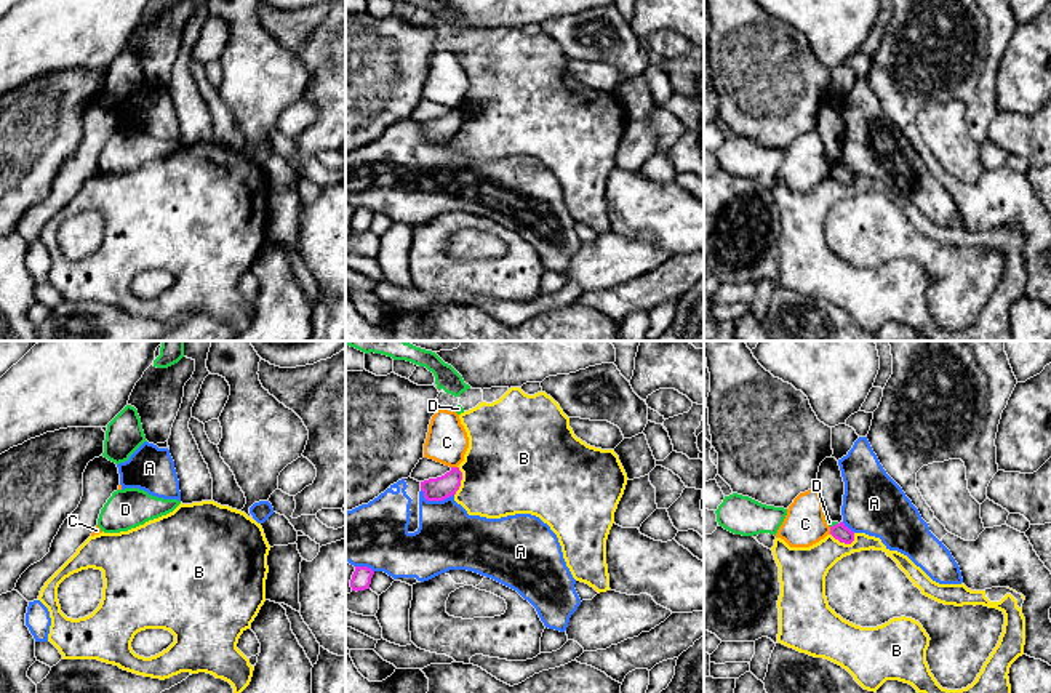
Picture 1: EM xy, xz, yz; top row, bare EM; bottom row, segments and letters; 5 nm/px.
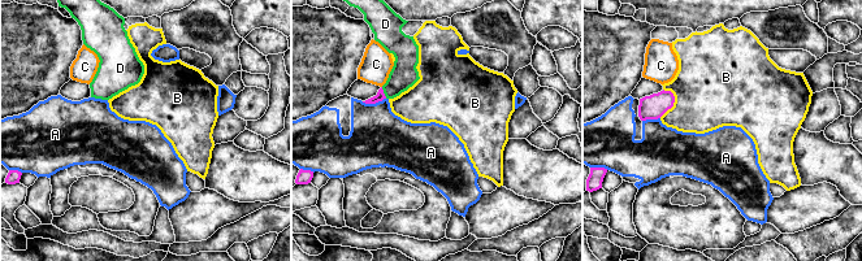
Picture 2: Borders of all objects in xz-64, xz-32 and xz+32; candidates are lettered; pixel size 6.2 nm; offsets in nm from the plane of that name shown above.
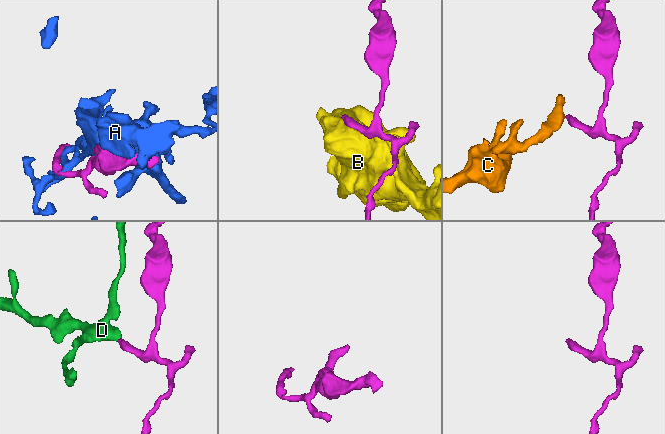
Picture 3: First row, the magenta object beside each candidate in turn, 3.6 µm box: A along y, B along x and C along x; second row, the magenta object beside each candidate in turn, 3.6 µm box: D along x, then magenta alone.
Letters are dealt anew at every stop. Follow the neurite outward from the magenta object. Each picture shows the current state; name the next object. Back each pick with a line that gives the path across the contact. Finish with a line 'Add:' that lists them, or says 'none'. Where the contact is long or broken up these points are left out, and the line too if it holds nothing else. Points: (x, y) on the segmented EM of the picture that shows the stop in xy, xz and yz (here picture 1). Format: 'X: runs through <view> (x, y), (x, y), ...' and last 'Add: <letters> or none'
Add: none

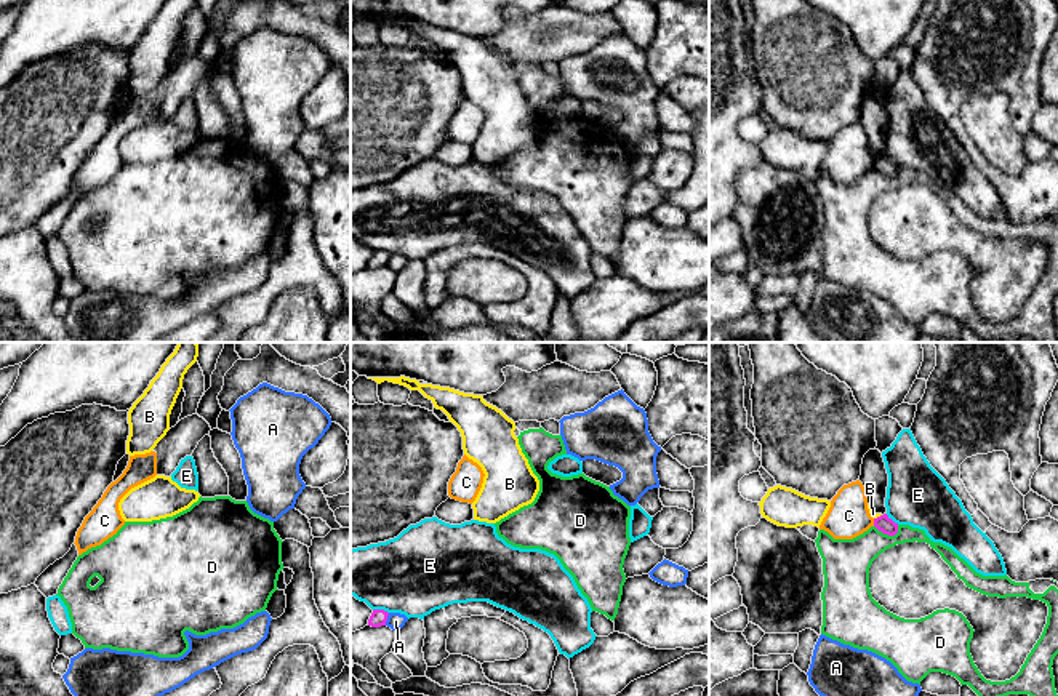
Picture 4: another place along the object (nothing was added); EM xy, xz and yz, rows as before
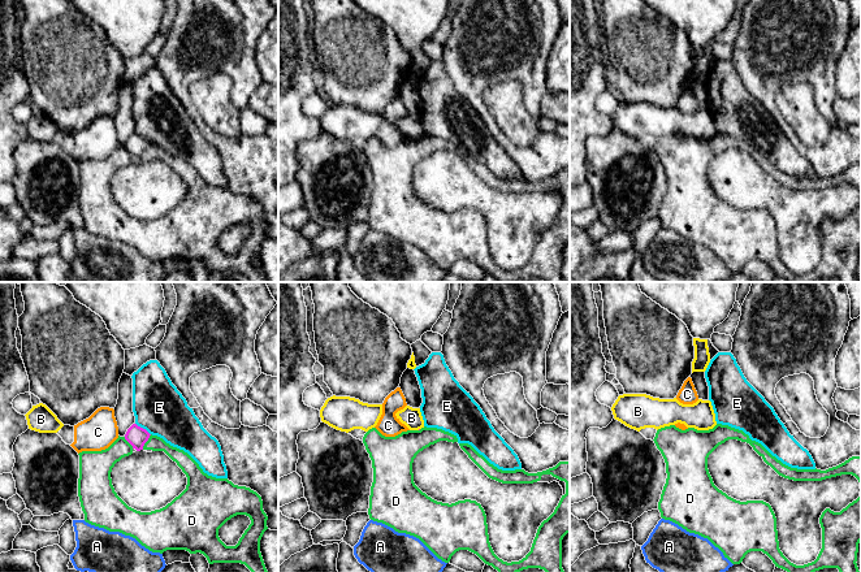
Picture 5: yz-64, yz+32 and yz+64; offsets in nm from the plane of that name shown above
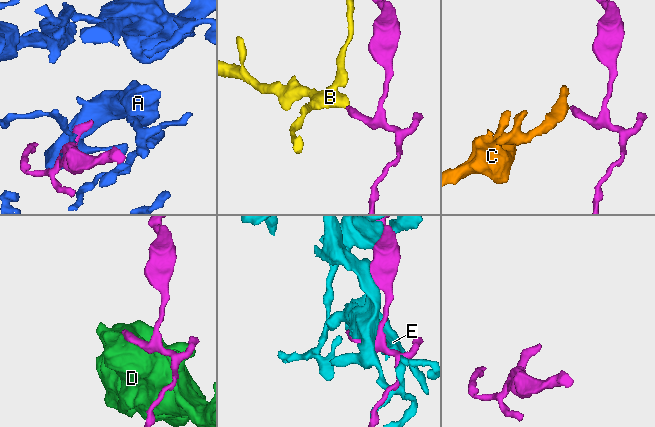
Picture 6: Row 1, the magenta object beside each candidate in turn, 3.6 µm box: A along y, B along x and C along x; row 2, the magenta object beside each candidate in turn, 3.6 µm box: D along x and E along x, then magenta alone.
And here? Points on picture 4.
Add: none

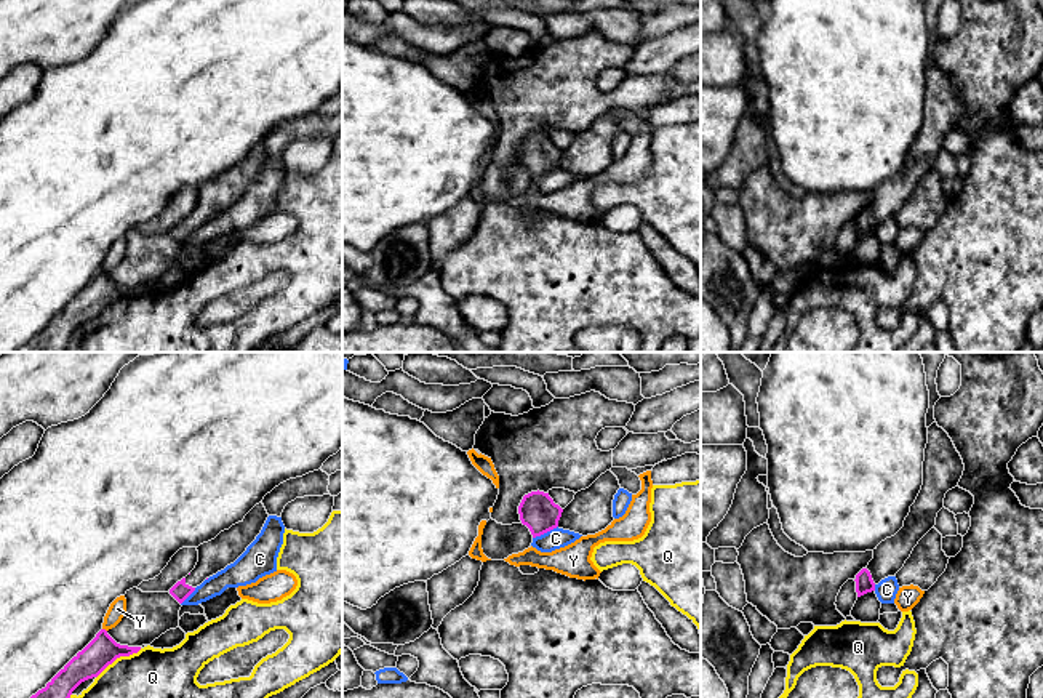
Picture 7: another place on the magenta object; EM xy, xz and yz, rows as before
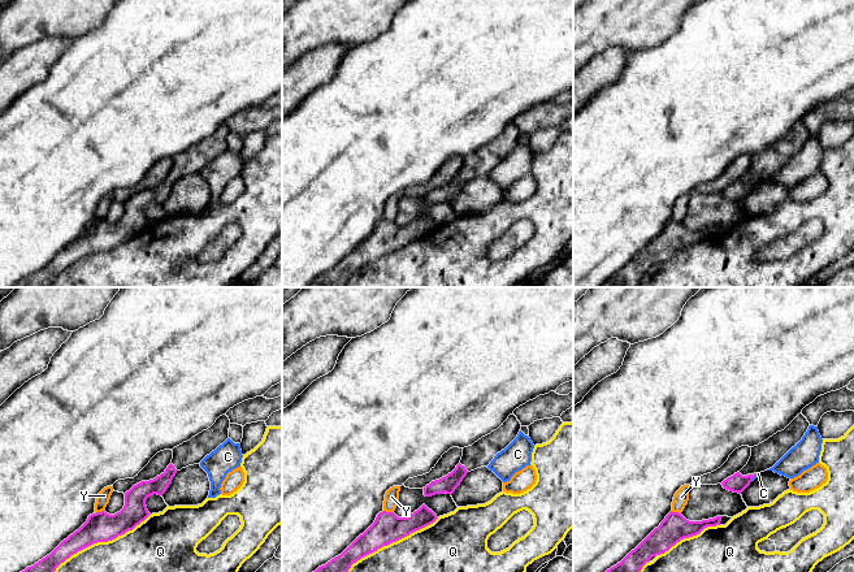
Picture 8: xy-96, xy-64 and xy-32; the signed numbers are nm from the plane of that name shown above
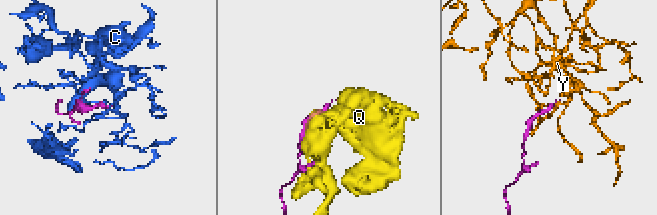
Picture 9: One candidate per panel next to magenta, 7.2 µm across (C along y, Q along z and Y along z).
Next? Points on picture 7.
Add: none

